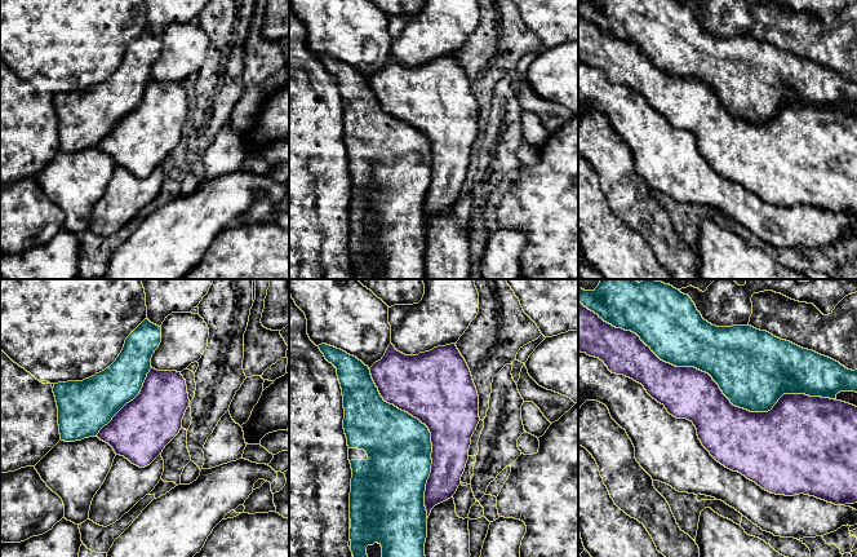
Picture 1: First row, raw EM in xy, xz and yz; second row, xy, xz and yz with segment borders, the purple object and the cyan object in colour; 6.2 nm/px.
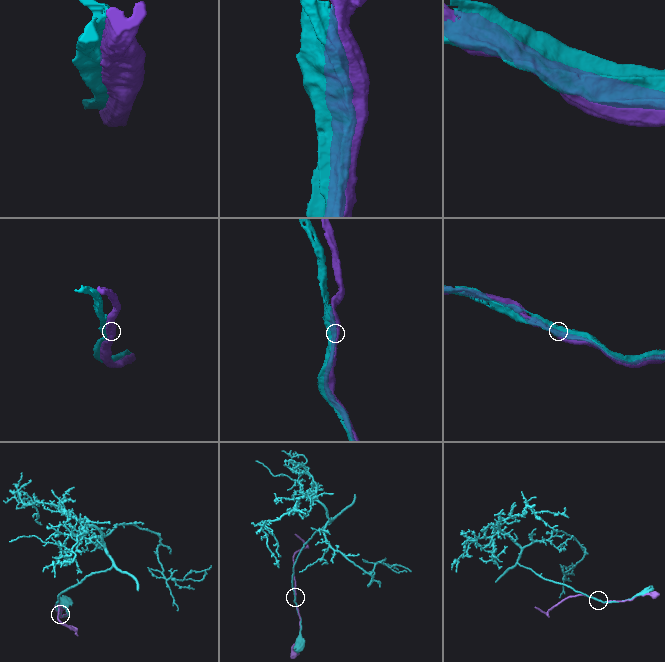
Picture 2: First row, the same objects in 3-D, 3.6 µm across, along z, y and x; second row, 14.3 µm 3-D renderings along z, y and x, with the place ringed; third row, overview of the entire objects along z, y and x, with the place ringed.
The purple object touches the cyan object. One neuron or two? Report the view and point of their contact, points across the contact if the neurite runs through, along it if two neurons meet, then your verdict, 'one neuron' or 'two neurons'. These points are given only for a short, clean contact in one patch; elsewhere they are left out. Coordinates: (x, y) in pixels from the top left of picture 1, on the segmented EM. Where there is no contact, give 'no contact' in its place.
meets purple in yz at (710, 376); two neurons

